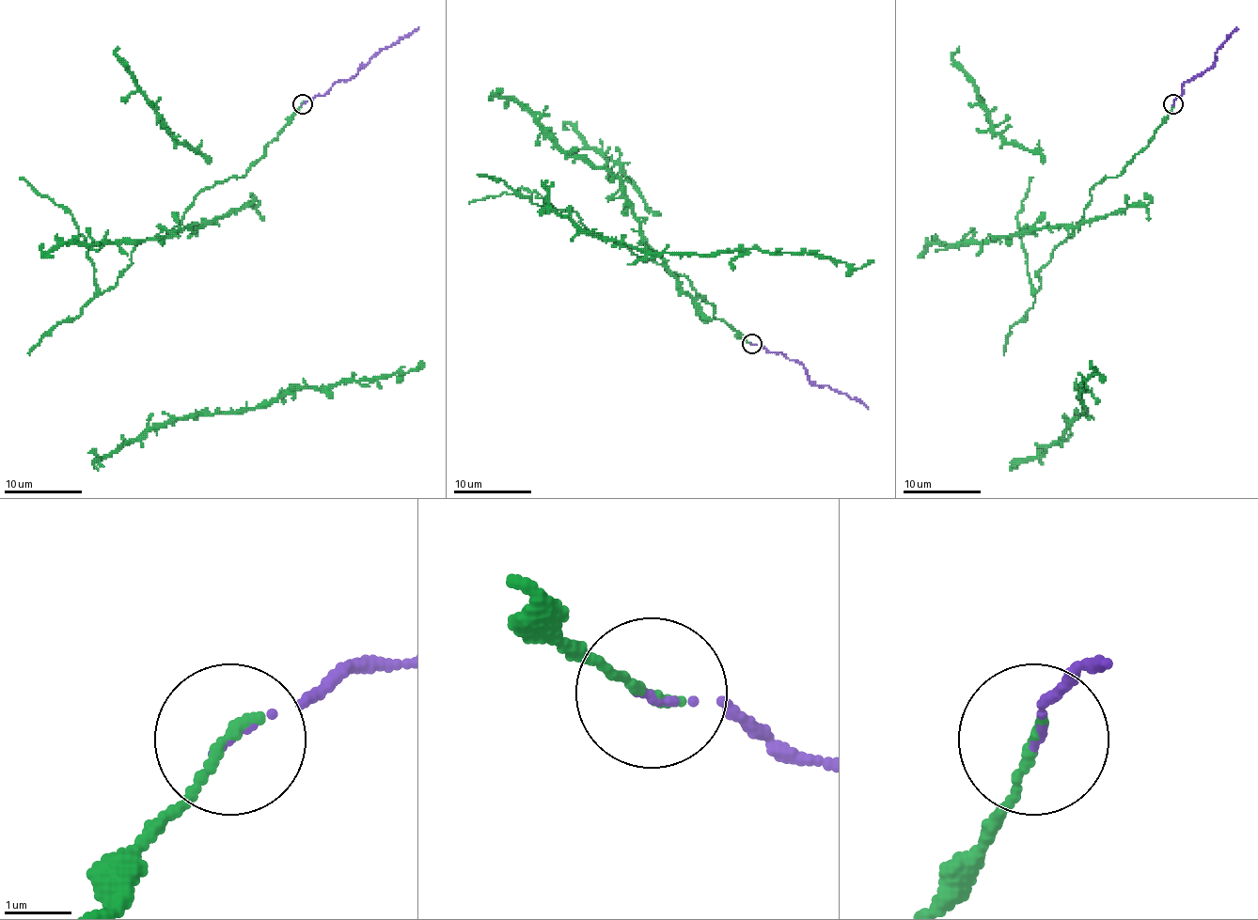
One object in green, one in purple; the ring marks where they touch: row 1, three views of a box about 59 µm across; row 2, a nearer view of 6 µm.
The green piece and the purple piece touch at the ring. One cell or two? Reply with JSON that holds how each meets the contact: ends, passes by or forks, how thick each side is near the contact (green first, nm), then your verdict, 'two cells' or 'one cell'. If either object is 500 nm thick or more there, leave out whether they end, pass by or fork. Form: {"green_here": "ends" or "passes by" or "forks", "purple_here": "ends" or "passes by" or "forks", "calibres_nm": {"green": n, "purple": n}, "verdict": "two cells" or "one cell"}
{"green_here": "ends", "purple_here": "ends", "calibres_nm": {"green": 170, "purple": 60}, "verdict": "one cell"}

